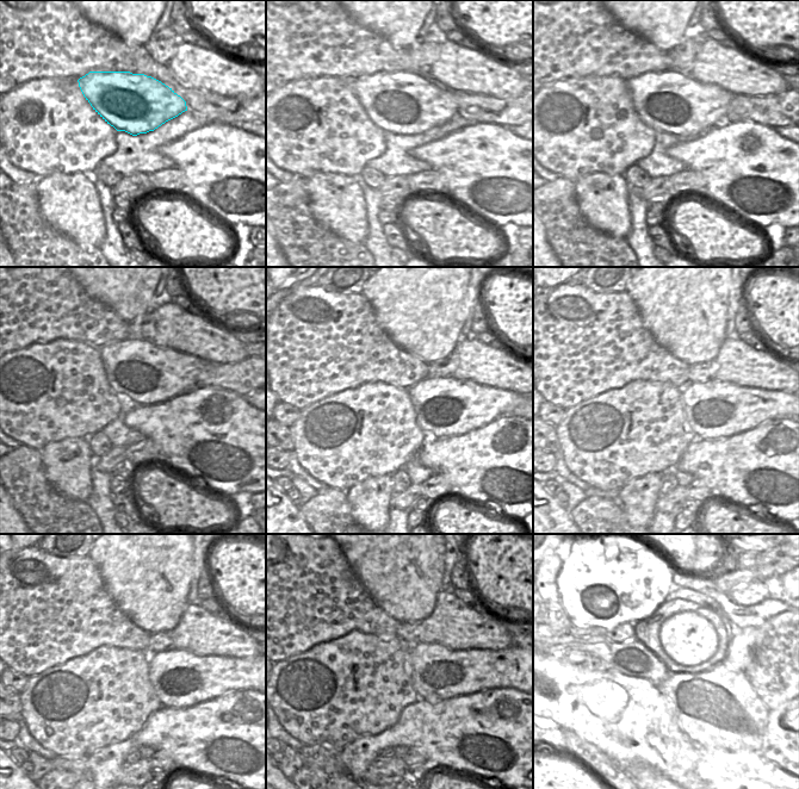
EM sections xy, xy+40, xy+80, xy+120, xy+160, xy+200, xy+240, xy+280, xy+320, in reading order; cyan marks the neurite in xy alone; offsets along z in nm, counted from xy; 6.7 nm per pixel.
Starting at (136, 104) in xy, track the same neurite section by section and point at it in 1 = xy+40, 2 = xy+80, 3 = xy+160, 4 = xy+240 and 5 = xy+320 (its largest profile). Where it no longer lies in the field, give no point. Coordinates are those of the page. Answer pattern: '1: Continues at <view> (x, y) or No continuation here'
1: Continues at xy+40 (406, 103)
2: Continues at xy+80 (673, 101)
3: Continues at xy+160 (445, 407)
4: Continues at xy+240 (180, 679)
5: Continues at xy+320 (772, 665).

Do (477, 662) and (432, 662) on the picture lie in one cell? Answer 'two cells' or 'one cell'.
one cell

